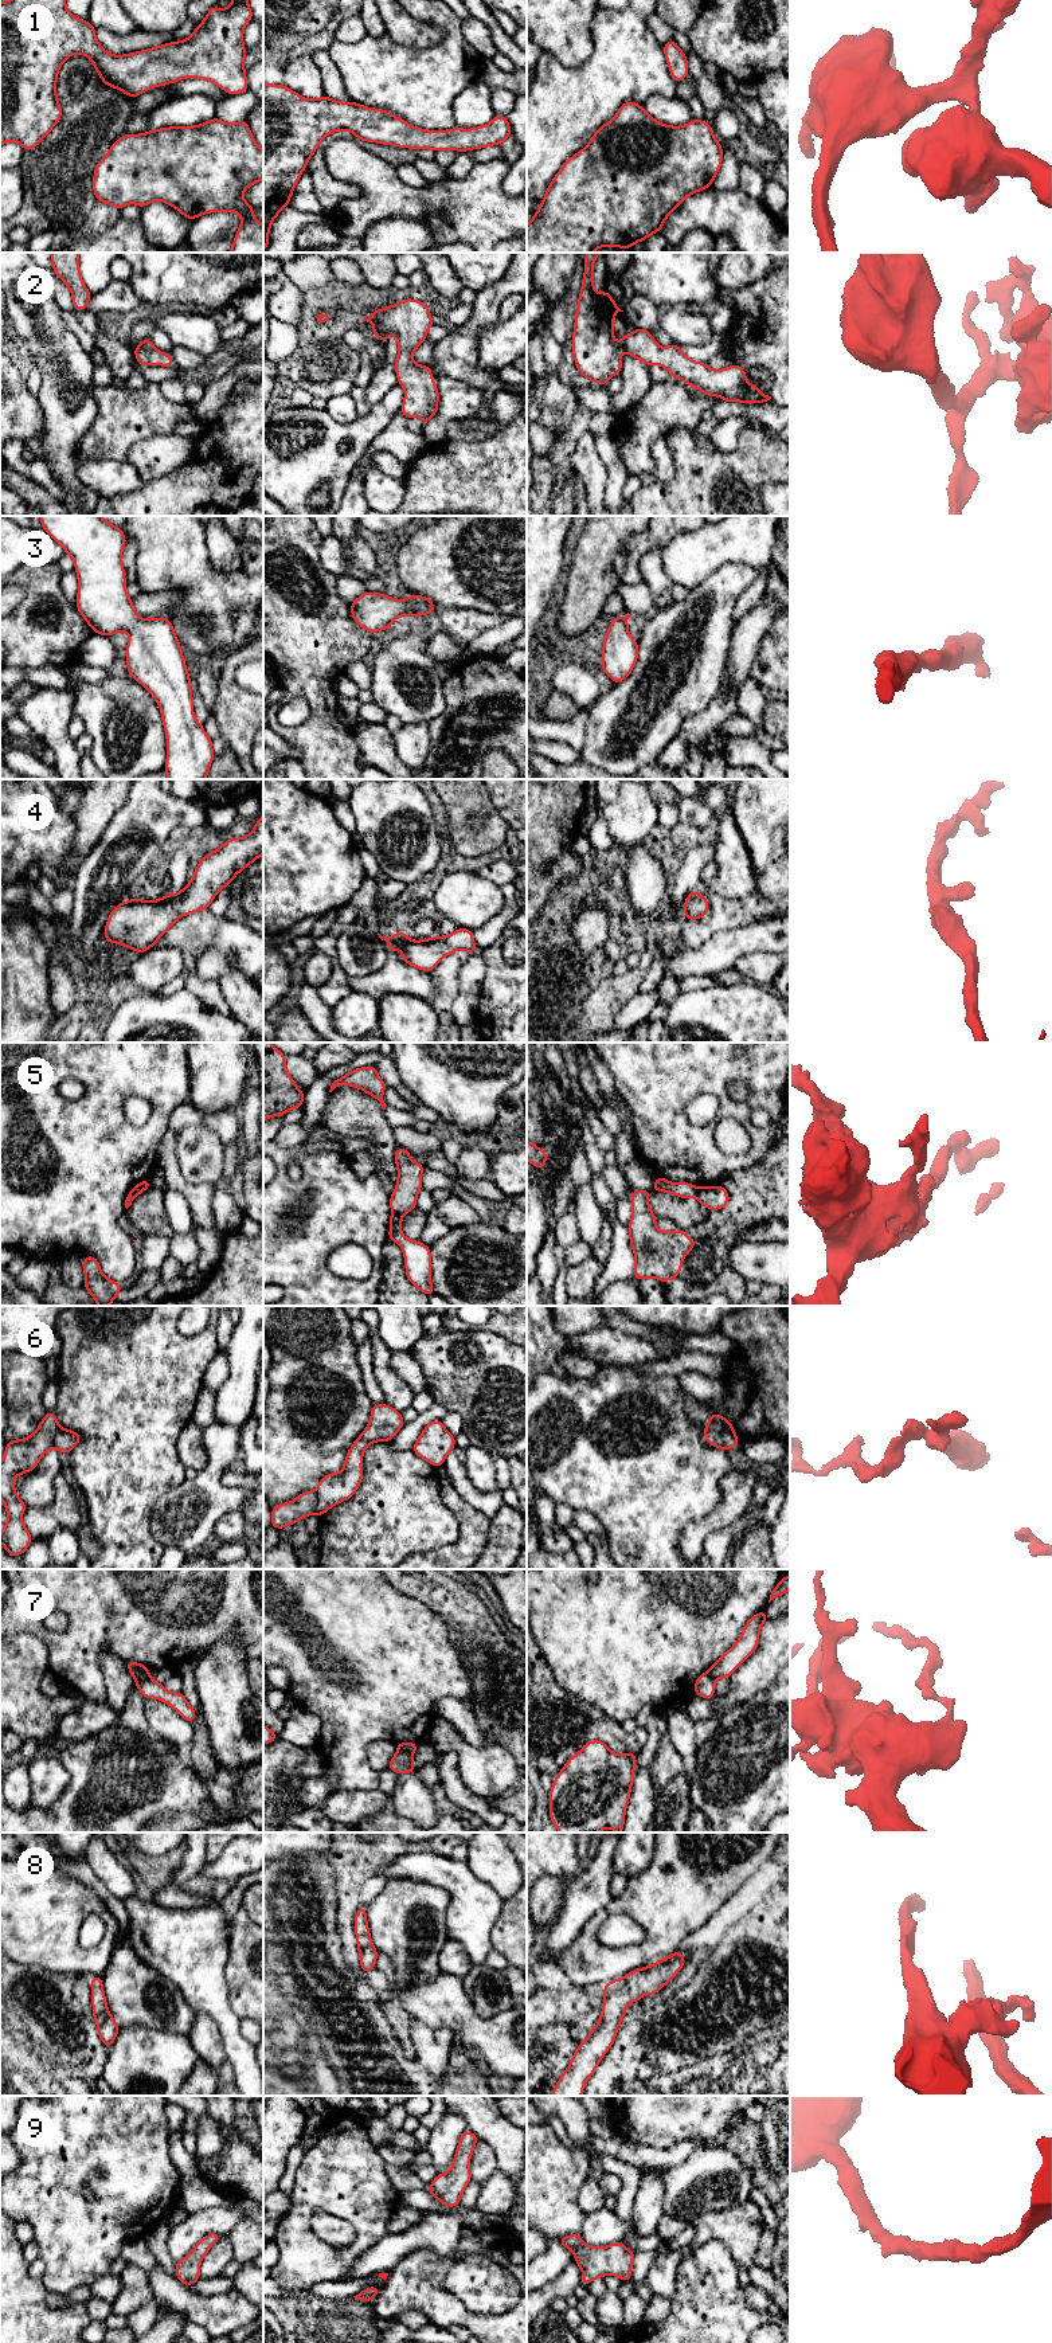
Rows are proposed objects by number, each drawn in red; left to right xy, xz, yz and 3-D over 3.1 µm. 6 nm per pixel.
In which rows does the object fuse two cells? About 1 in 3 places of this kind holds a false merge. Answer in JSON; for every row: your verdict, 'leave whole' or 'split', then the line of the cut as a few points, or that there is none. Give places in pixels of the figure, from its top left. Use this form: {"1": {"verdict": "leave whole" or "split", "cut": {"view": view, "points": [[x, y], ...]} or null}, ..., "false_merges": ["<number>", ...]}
{"1": {"verdict": "leave whole", "cut": null}, "2": {"verdict": "leave whole", "cut": null}, "3": {"verdict": "leave whole", "cut": null}, "4": {"verdict": "leave whole", "cut": null}, "5": {"verdict": "split", "cut": {"view": "xz", "points": [[392, 1211], [401, 1217]]}}, "6": {"verdict": "split", "cut": {"view": "yz", "points": [[708, 1427], [719, 1434], [734, 1434]]}}, "7": {"verdict": "split", "cut": {"view": "xz", "points": [[398, 1751], [411, 1755]]}}, "8": {"verdict": "leave whole", "cut": null}, "9": {"verdict": "leave whole", "cut": null}, "false_merges": ["5", "6", "7"]}

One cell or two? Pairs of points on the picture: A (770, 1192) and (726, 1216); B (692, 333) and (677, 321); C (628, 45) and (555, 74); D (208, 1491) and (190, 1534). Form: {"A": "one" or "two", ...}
{"A": "one", "B": "one", "C": "one", "D": "one"}

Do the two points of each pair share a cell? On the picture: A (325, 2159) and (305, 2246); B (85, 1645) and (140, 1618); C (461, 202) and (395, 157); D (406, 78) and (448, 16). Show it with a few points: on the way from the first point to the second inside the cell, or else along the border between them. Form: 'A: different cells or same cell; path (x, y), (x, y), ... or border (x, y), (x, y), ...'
A: same cell; path (324, 2181), (304, 2203), (302, 2225)
B: same cell; path (98, 1631), (113, 1618), (126, 1618)
C: different cells; border (368, 151), (395, 167)
D: same cell; path (423, 69), (449, 43), (449, 34)

